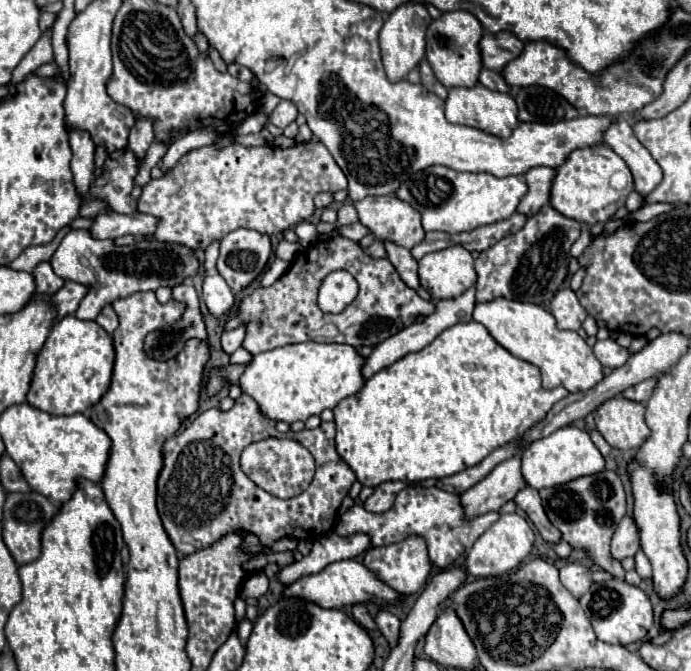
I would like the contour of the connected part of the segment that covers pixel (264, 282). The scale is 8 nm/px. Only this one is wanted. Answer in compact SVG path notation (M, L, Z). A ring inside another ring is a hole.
M273 260L271 264L269 264L269 268L265 270L265 272L261 275L260 284L263 287L269 287L275 280L279 280L281 276L283 276L283 272L287 270L287 266L289 266L289 262L283 262L283 260Z

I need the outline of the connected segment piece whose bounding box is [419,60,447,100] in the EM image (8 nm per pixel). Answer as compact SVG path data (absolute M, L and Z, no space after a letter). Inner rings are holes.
M427 60L419 62L419 70L421 70L421 86L427 88L427 90L431 90L433 94L437 94L439 98L445 100L447 98L447 88L435 78L435 74L433 74L433 70L431 70L431 66L429 66Z

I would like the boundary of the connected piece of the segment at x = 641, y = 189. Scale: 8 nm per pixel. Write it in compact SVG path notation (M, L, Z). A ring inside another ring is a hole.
M613 118L611 126L603 134L603 144L607 144L615 154L619 154L625 160L633 174L635 190L641 196L647 196L661 182L663 172L659 164L651 158L647 148L635 138L633 128L625 118Z

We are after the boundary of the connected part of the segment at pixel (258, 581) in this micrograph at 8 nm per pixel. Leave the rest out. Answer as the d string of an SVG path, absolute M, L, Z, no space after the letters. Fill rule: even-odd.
M255 570L245 578L243 588L241 588L241 596L243 598L261 598L267 592L267 586L269 586L269 580L267 580L265 572Z

